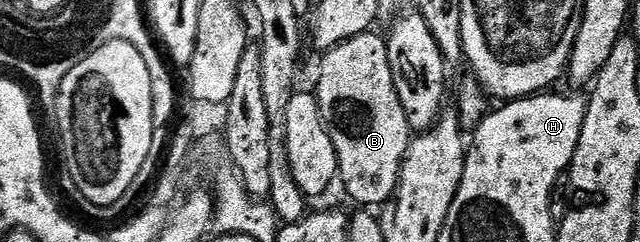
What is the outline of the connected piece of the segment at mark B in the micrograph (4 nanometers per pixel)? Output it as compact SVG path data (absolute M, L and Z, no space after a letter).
M372 30L363 32L360 36L344 40L341 44L327 49L321 55L324 57L320 60L320 69L316 72L316 88L314 87L316 105L324 129L326 134L330 134L330 142L334 146L339 183L344 183L349 198L357 200L360 206L380 206L392 196L400 173L400 164L404 161L404 151L410 143L408 119L402 110L402 102L398 102L394 78L390 78L386 40L383 35L375 36L374 33Z

